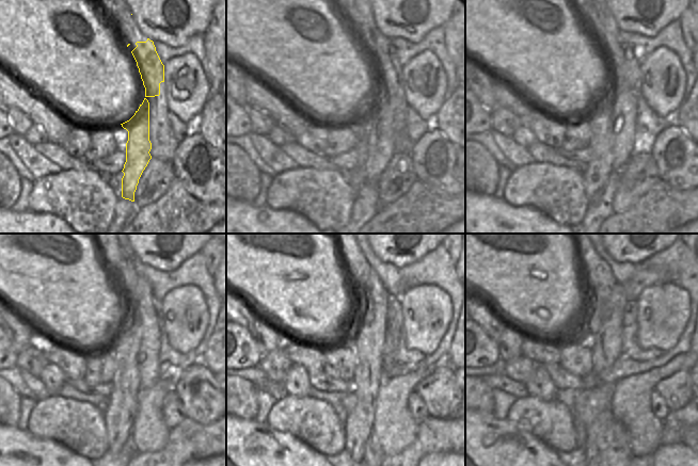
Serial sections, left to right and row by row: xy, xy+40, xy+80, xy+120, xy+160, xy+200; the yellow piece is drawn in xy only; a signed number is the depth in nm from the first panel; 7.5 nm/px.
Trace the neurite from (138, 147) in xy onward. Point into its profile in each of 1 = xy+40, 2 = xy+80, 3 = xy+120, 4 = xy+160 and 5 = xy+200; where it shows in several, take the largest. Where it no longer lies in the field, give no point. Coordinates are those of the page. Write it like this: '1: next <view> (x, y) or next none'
1: next xy+40 (386, 68)
2: next xy+80 (624, 67)
3: next xy+120 (146, 306)
4: next xy+160 (376, 291)
5: next xy+200 (623, 300)

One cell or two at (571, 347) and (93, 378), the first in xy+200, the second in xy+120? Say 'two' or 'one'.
one

